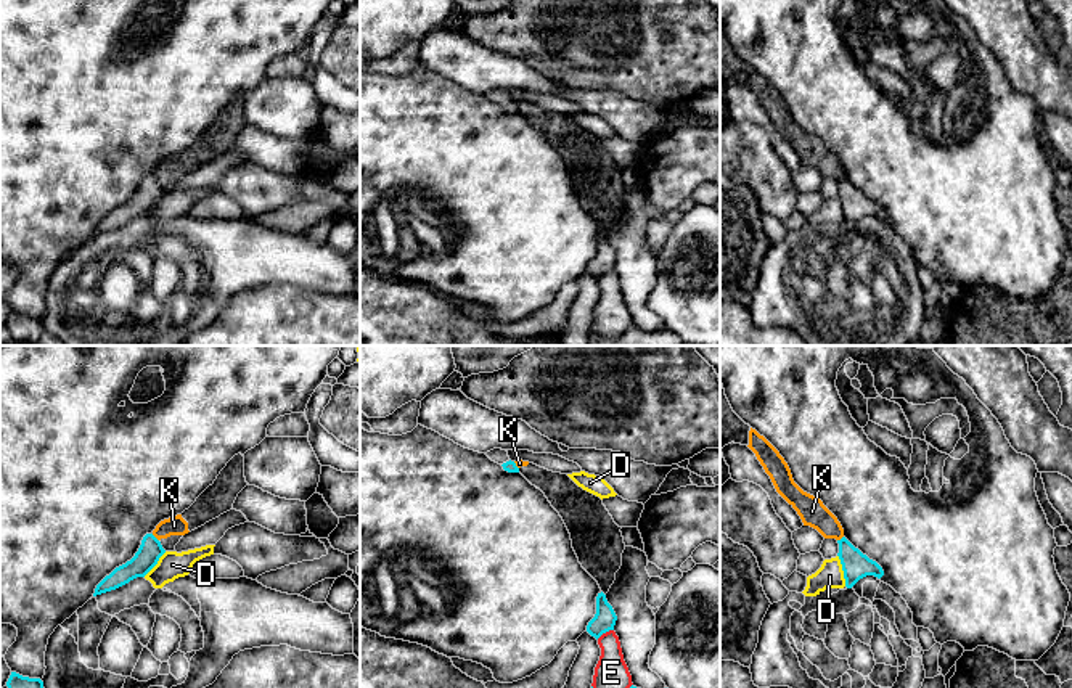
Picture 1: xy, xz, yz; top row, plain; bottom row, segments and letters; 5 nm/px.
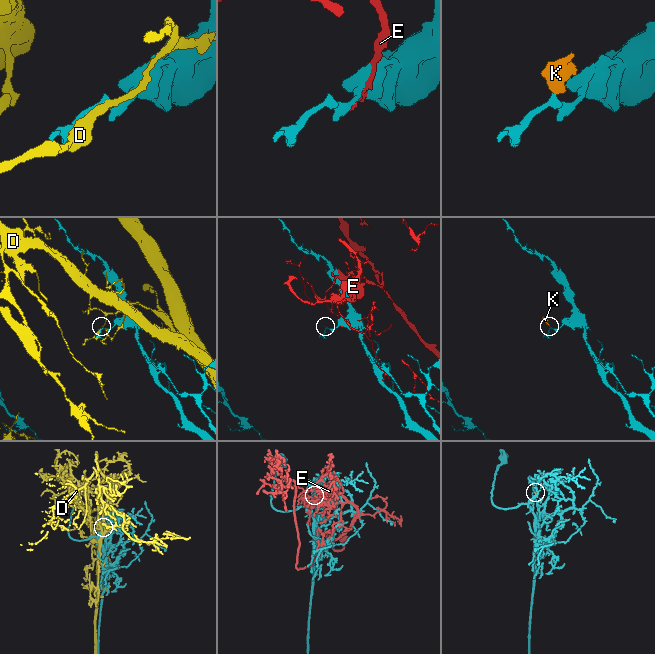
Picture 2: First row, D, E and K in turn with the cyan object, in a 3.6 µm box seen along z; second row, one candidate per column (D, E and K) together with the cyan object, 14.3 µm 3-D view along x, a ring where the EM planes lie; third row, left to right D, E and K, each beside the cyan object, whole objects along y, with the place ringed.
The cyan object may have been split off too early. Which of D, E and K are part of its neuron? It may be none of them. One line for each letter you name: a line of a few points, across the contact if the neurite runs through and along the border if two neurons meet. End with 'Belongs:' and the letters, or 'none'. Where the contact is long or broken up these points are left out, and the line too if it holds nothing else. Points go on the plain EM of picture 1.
Belongs: none

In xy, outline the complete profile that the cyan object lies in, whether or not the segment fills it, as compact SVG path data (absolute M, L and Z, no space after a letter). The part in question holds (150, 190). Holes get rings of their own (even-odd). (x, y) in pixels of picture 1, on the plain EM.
M146 174L135 196L106 215L96 225L93 236L116 230L137 217L145 217L164 193L161 182L153 174Z

